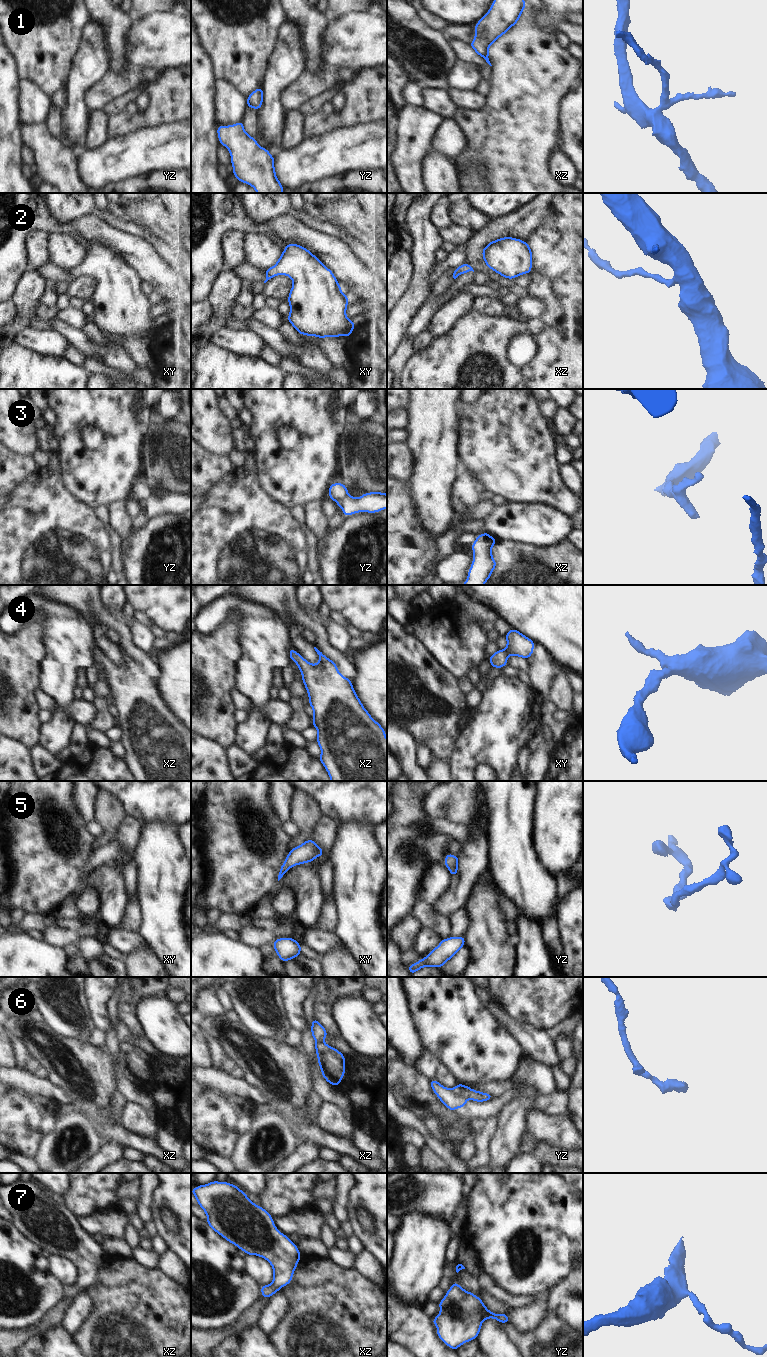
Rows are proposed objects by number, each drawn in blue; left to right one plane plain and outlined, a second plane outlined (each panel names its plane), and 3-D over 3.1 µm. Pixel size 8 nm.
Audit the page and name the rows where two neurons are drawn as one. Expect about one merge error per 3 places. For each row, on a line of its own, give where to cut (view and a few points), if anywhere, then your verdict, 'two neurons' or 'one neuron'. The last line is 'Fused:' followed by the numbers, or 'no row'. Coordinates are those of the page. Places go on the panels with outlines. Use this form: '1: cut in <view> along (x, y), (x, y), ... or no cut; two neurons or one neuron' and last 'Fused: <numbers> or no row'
1: no cut; one neuron
2: no cut; one neuron
3: cut in yz along (348, 494), (337, 503); two neurons
4: no cut; one neuron
5: no cut; one neuron
6: cut in yz along (451, 1089), (455, 1094), (465, 1099); two neurons
7: no cut; one neuron
Fused: 3, 6

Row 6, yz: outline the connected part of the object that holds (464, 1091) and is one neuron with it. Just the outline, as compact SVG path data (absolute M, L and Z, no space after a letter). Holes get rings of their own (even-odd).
M458 1083L453 1089L453 1093L457 1096L463 1097L465 1099L471 1099L476 1102L484 1102L491 1100L493 1096L490 1093L482 1093L477 1090L473 1090L467 1085L462 1085Z

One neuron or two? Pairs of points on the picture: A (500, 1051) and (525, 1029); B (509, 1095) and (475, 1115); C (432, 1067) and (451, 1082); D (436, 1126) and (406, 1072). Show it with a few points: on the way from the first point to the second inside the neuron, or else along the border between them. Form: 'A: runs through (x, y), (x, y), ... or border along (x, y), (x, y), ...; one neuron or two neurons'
A: border along (498, 1022), (512, 1036), (523, 1052); two neurons
B: runs through (501, 1101), (483, 1111); one neuron
C: runs through (437, 1070), (446, 1078); one neuron
D: border along (419, 1116), (438, 1112), (450, 1125); two neurons

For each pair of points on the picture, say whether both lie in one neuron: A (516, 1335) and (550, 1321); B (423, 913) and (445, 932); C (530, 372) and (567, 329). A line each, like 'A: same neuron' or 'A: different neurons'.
A: same neuron
B: same neuron
C: same neuron

